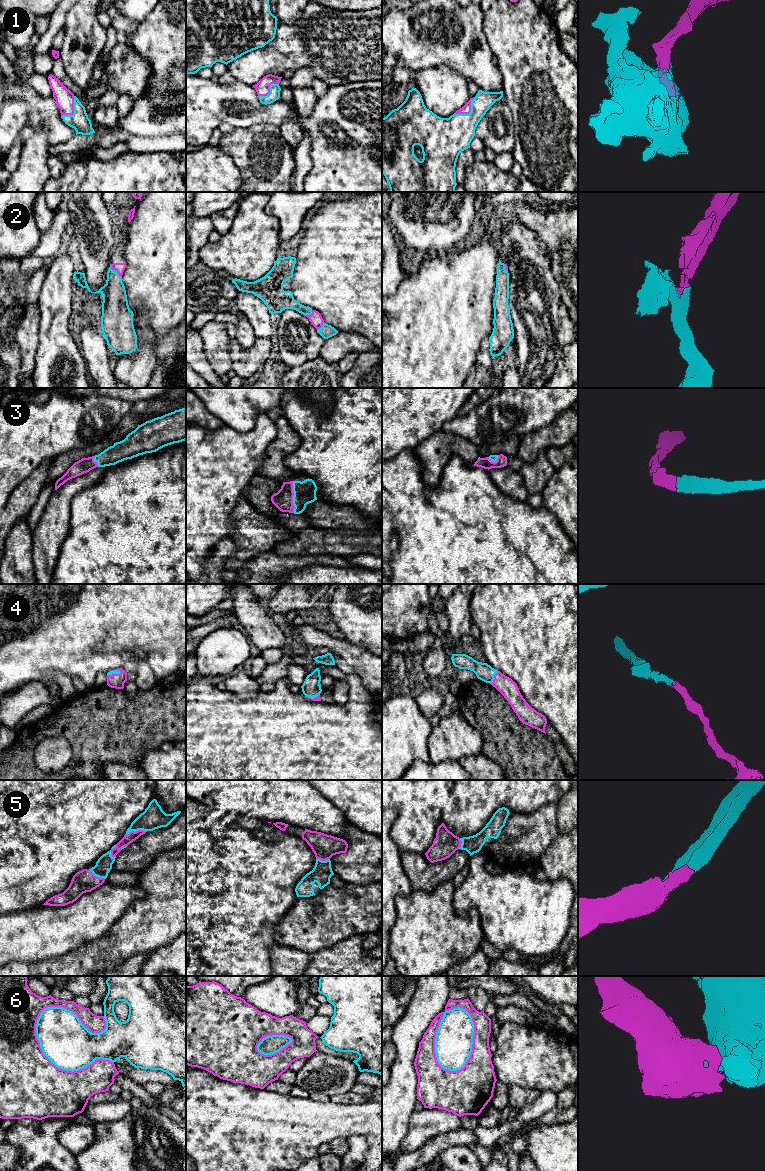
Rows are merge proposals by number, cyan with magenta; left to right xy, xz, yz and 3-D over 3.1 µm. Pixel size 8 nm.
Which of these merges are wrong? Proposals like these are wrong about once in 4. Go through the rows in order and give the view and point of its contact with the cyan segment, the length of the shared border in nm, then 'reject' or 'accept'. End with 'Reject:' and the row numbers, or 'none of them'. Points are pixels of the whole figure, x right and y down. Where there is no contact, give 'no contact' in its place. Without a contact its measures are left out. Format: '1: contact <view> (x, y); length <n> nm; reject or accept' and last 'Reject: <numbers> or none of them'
1: contact yz (470, 112); length 220 nm; accept
2: contact xy (115, 271); length 140 nm; accept
3: contact xz (293, 497); length 260 nm; accept
4: contact yz (493, 676); length 130 nm; accept
5: contact xy (135, 831); length 180 nm; accept
6: contact xy (58, 1067); length 700 nm; reject
Reject: 6

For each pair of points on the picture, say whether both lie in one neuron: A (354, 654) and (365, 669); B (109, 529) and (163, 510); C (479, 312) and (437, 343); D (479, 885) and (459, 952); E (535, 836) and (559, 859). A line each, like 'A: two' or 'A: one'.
A: one
B: one
C: one
D: two
E: two

